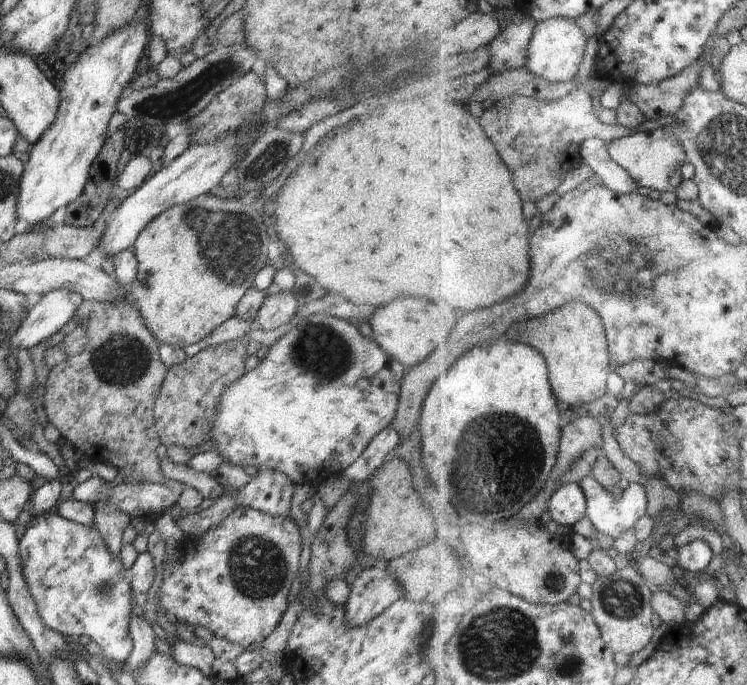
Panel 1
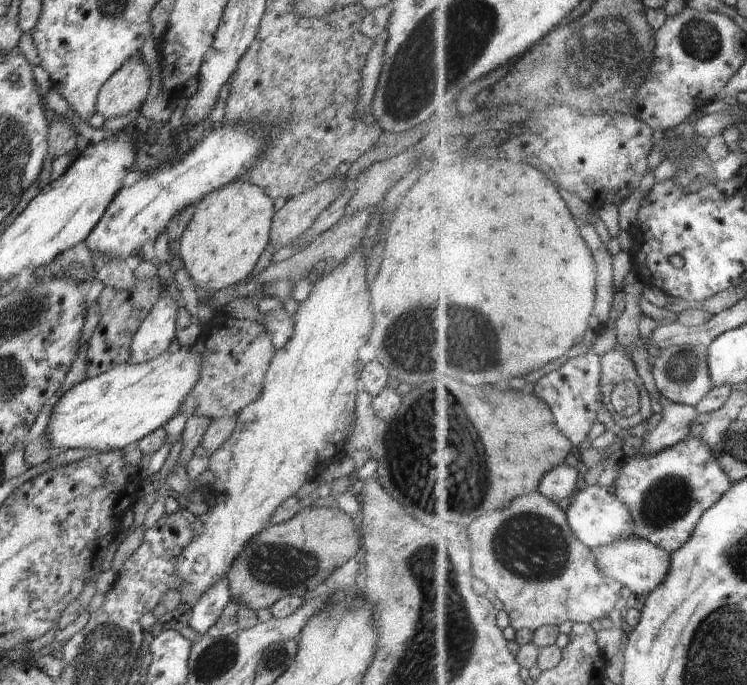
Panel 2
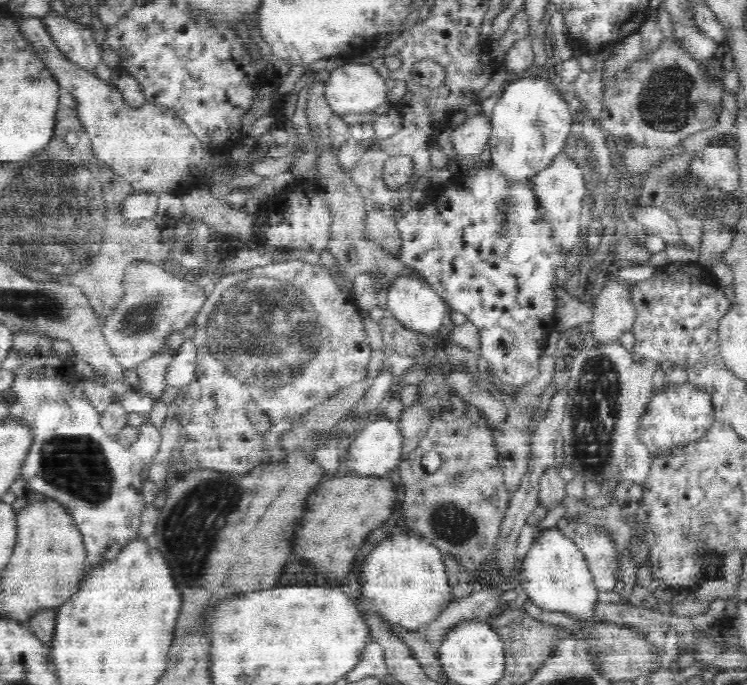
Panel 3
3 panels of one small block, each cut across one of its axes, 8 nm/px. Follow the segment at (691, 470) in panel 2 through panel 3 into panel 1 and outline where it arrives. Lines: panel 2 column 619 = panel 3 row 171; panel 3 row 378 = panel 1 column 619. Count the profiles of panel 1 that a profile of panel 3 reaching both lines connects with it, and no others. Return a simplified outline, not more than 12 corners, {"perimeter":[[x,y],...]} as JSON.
{"perimeter":[[593,475],[581,485],[588,516],[614,538],[647,514],[646,486],[616,495]]}

